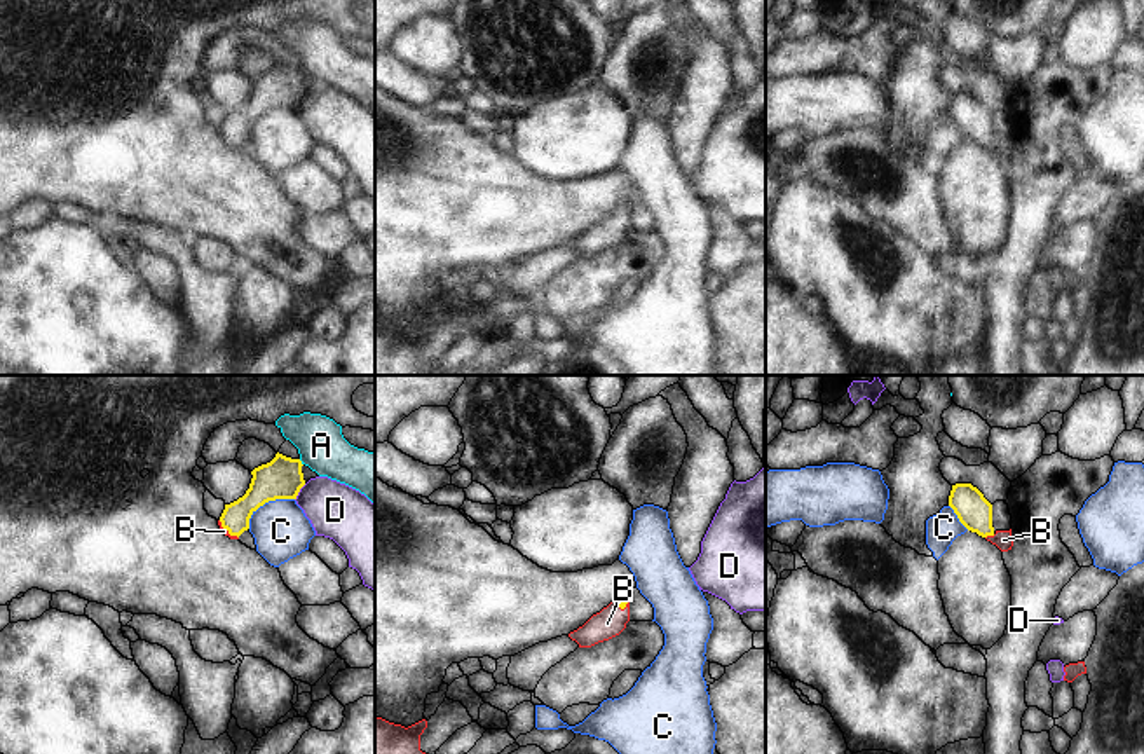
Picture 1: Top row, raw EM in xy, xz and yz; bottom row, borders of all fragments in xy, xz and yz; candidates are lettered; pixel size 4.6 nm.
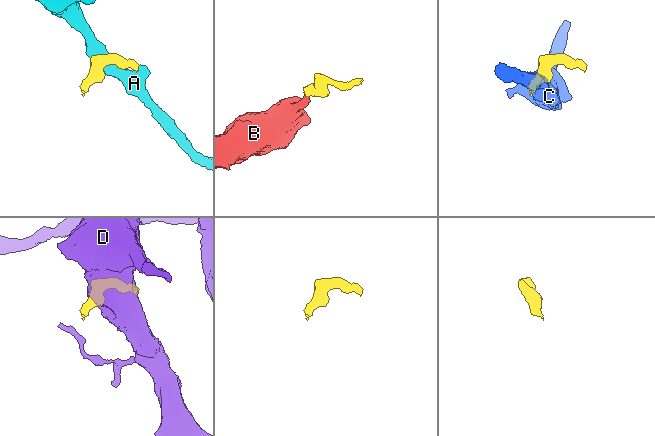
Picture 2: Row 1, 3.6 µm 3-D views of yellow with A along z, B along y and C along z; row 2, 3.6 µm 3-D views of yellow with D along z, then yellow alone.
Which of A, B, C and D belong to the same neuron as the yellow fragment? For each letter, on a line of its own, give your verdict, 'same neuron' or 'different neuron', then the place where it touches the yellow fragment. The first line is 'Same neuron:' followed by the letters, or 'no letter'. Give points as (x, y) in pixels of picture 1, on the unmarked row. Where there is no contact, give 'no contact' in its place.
Same neuron: B
A: different neuron; contact xy (300, 72)
B: same neuron; contact yz (989, 143)
C: different neuron; contact xy (265, 110)
D: different neuron; contact xy (299, 100)

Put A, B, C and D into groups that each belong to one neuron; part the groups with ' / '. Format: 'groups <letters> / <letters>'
groups A / B / C / D

